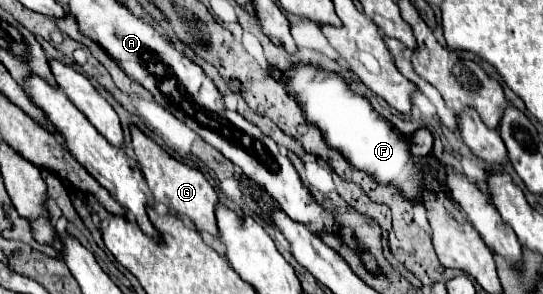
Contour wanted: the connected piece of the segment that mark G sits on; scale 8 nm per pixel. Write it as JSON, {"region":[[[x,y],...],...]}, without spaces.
{"region":[[[131,127],[131,139],[135,157],[141,165],[141,171],[145,175],[145,181],[153,193],[153,203],[163,203],[167,211],[173,211],[175,215],[187,215],[197,231],[209,231],[211,235],[219,235],[219,229],[215,229],[215,205],[219,203],[219,197],[215,189],[209,185],[209,181],[201,175],[201,171],[187,167],[173,159],[167,151],[163,151],[155,141],[145,137],[137,127]]]}

